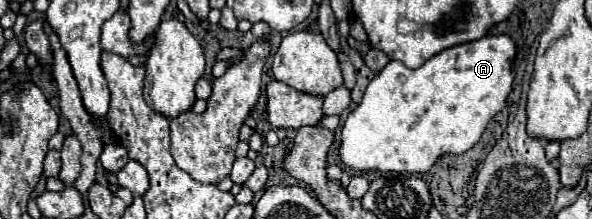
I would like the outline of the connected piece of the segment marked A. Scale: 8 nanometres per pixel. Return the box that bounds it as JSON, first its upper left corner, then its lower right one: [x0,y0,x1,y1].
[339,35,515,173]

